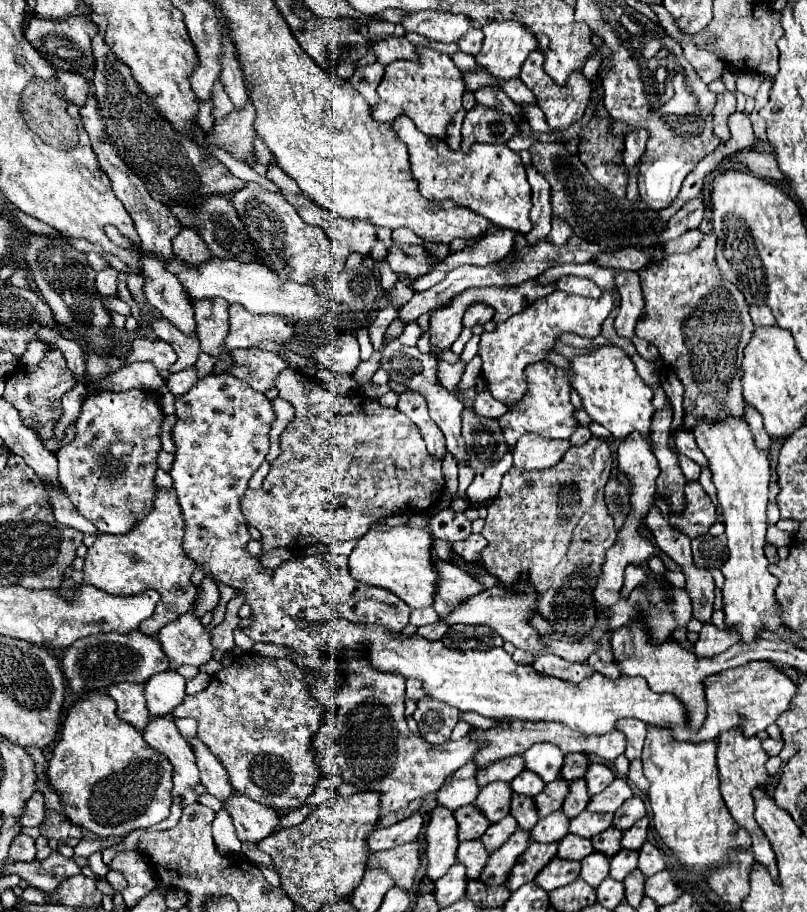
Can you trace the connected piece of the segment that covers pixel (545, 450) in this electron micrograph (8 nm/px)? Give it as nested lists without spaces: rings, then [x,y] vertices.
[[[524,434],[516,442],[514,466],[526,470],[544,470],[560,462],[560,456],[570,448],[568,440],[552,440],[534,434]]]

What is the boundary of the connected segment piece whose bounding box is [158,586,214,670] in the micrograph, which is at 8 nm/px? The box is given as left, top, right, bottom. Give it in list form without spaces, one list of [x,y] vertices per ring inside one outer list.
[[[198,586],[198,594],[190,610],[176,618],[172,624],[160,628],[158,632],[158,640],[164,648],[164,654],[170,660],[170,670],[176,670],[180,664],[204,666],[212,658],[212,628],[204,626],[200,616],[196,614],[200,596],[202,588]]]

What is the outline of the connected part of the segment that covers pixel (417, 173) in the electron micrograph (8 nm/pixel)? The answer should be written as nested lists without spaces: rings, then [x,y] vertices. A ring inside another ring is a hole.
[[[398,116],[392,122],[392,130],[406,144],[414,178],[418,180],[420,192],[428,200],[450,198],[456,204],[492,220],[492,224],[498,228],[510,228],[522,234],[532,228],[528,218],[532,210],[532,190],[526,180],[520,154],[498,144],[474,144],[468,152],[452,150],[444,140],[432,140],[430,136],[424,136],[416,124],[408,120],[408,116]]]

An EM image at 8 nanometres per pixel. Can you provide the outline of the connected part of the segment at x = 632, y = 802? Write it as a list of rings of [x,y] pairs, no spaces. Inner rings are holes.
[[[634,796],[634,798],[628,798],[616,812],[614,812],[614,826],[618,830],[628,830],[632,828],[640,818],[646,816],[646,806],[642,802],[642,798]]]

